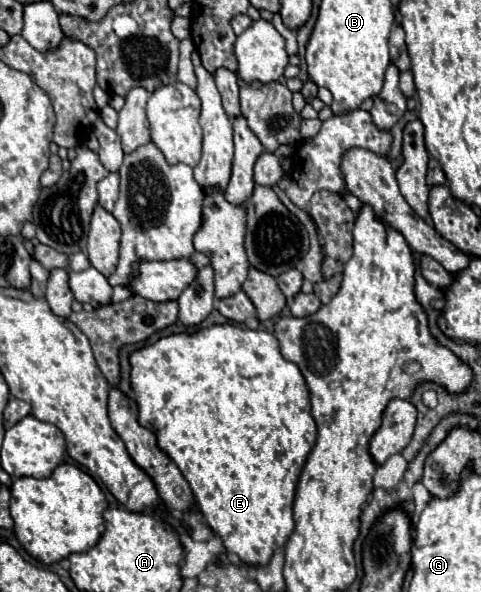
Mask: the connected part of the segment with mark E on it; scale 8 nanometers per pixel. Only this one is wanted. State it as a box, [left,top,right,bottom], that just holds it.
[130,323,316,565]

